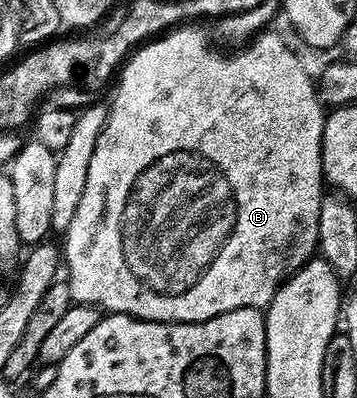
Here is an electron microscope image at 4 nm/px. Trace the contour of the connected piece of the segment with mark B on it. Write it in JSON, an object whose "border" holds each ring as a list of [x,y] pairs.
{"border":[[[178,26],[138,47],[124,61],[116,81],[117,93],[113,96],[113,104],[108,105],[109,117],[99,134],[99,142],[95,142],[95,154],[91,154],[91,166],[87,166],[87,186],[83,190],[83,199],[79,201],[79,210],[75,210],[75,218],[71,218],[71,226],[63,234],[63,264],[69,275],[67,281],[70,286],[72,299],[79,304],[93,304],[100,308],[102,313],[116,314],[118,316],[134,316],[140,320],[154,320],[155,322],[167,322],[168,324],[194,324],[215,318],[224,312],[239,310],[240,308],[266,309],[273,301],[277,289],[283,281],[297,272],[308,260],[314,259],[318,251],[317,239],[319,238],[319,210],[321,209],[321,198],[323,195],[323,177],[321,175],[321,143],[323,142],[323,122],[327,115],[323,107],[323,101],[315,87],[315,80],[307,76],[302,65],[295,58],[295,54],[287,48],[280,31],[262,30],[248,41],[242,52],[216,52],[209,45],[209,40],[200,32],[197,26]]]}

